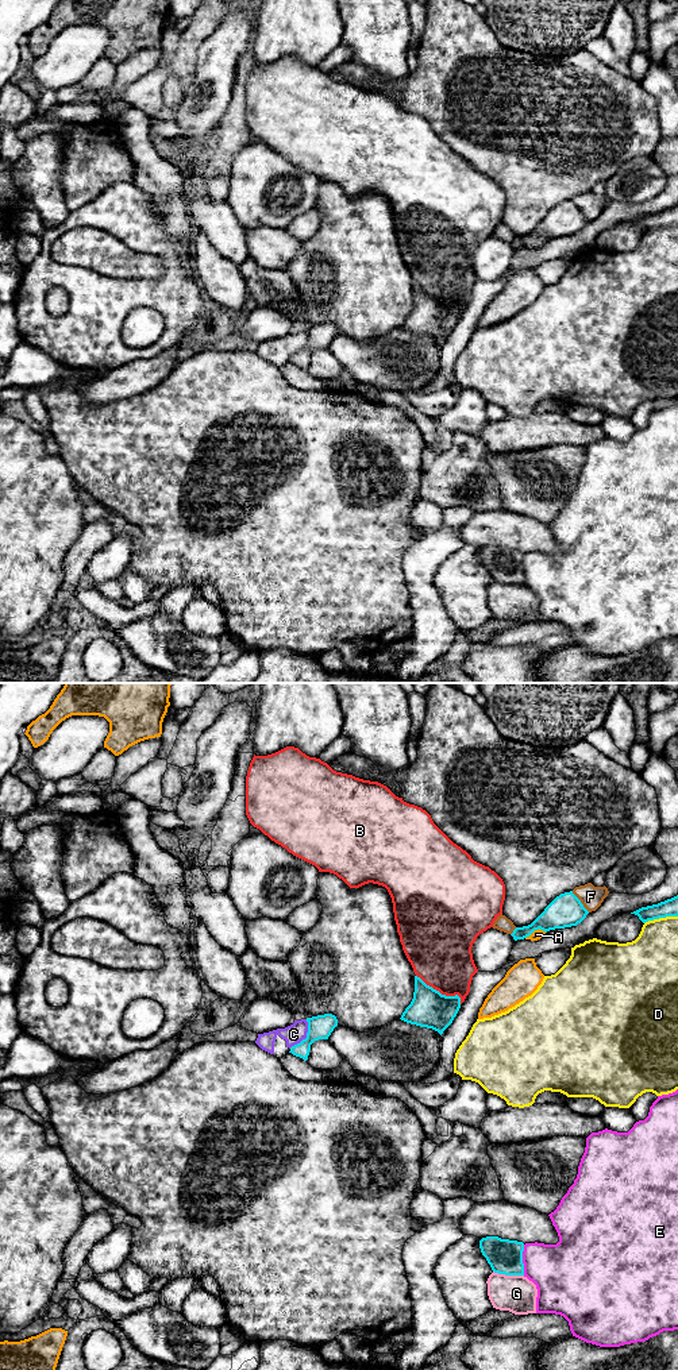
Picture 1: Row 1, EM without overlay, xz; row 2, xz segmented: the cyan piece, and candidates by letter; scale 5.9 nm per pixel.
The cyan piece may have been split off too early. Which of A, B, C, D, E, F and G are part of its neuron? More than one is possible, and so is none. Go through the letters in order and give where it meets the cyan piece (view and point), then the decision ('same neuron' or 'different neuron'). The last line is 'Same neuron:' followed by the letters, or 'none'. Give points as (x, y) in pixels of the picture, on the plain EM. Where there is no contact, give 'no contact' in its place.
A: xz (535, 238) | different neuron
B: xz (439, 301) | different neuron
C: xz (307, 346) | different neuron
D: xz (661, 226) | different neuron
E: xz (522, 568) | different neuron
F: xz (580, 211) | different neuron
G: xz (508, 583) | different neuron
Same neuron: none

